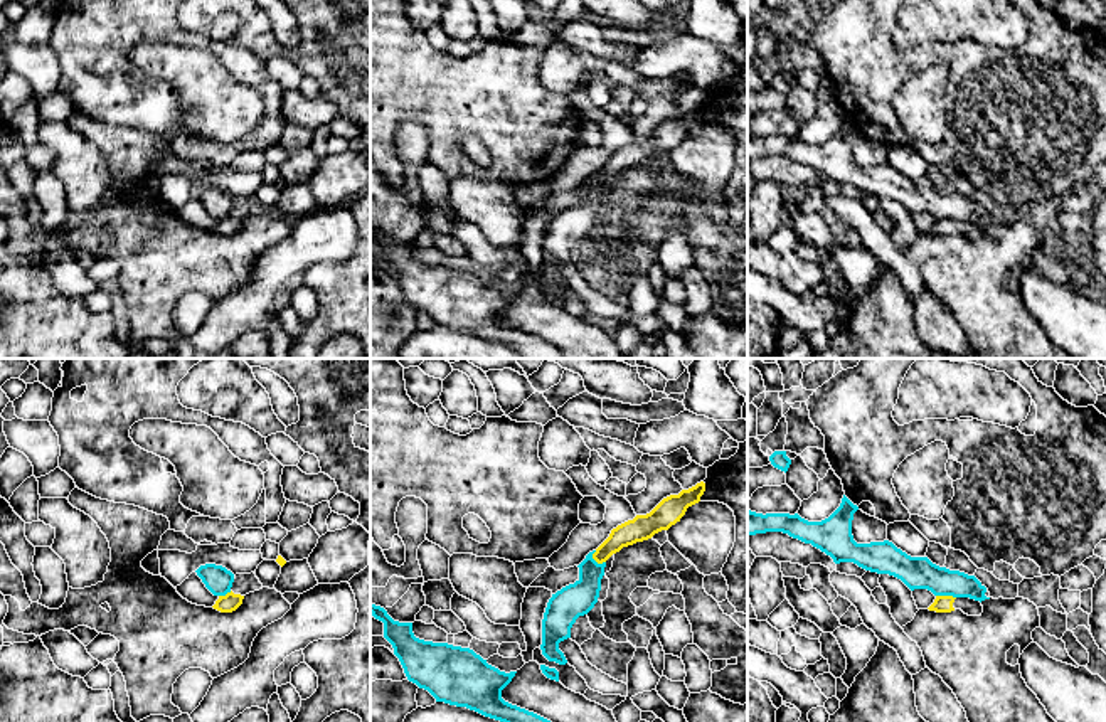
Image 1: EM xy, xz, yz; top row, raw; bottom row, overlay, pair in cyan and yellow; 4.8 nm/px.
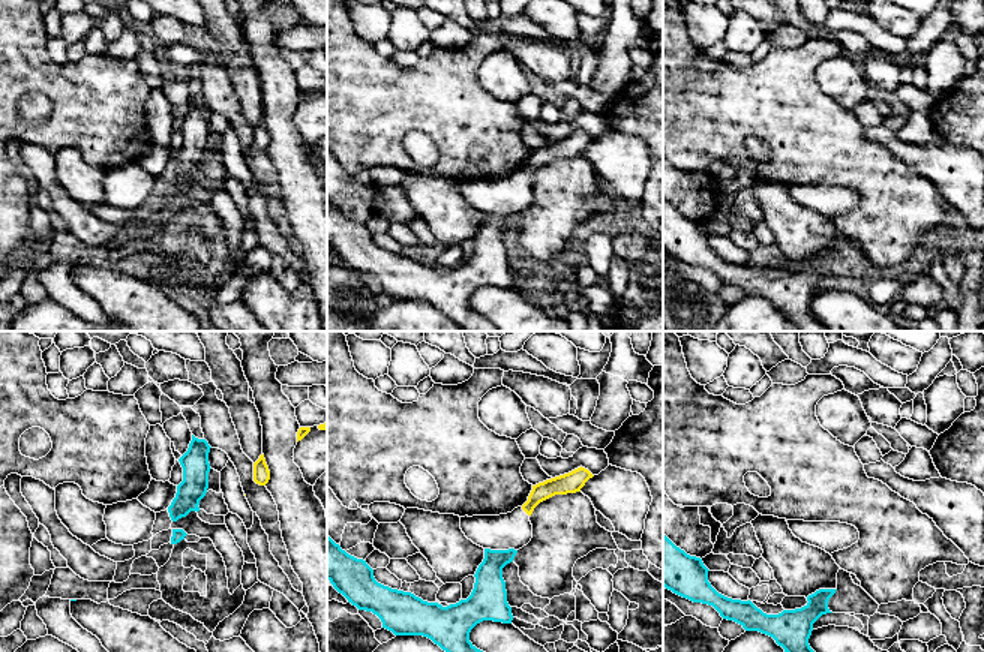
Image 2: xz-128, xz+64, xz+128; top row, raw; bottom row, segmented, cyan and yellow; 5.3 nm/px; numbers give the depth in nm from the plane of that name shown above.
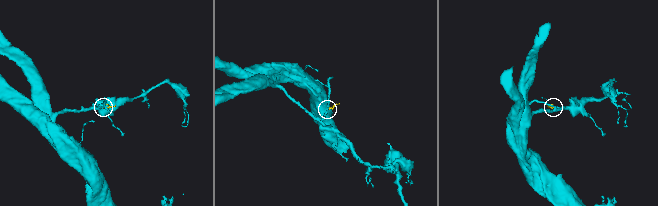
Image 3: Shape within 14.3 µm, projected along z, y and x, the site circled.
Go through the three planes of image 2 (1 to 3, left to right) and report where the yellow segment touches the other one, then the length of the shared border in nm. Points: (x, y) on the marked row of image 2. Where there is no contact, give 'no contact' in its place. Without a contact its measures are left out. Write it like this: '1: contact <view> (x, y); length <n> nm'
1: no contact
2: no contact
3: no contact

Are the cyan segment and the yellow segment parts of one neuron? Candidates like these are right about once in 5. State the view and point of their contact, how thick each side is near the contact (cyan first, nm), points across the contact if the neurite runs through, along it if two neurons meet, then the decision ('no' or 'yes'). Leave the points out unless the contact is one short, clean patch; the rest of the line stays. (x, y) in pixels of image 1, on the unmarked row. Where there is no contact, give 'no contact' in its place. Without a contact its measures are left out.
contact xz (596, 185); calibres 160 and 120 nm; no

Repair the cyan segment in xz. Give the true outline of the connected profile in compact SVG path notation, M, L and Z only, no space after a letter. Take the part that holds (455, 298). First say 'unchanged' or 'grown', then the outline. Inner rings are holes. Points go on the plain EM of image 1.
unchanged | M372 226L370 237L384 246L384 261L392 268L407 303L428 313L436 325L505 345L520 358L564 358L550 343L502 321L502 313L517 295L500 295L470 271L419 263L412 246L394 244Z

